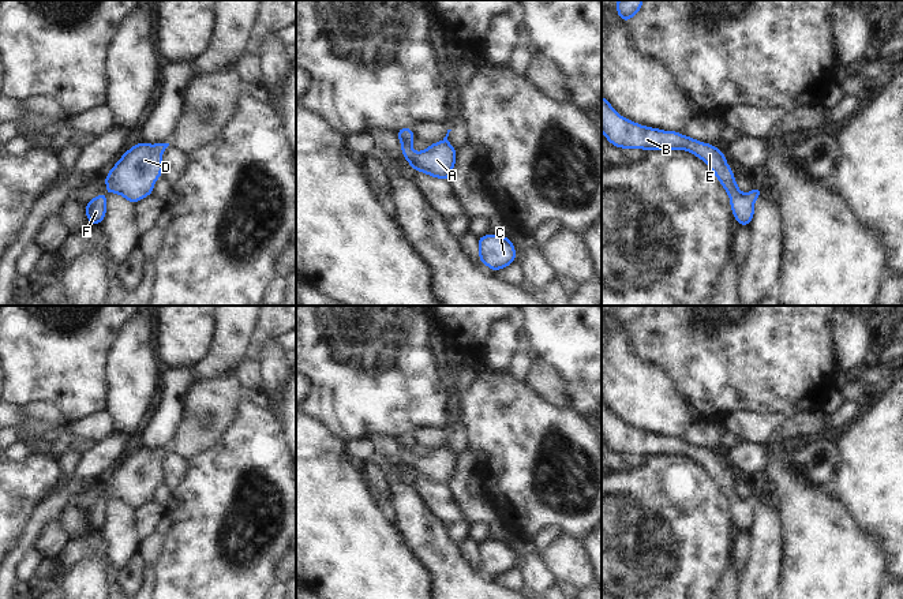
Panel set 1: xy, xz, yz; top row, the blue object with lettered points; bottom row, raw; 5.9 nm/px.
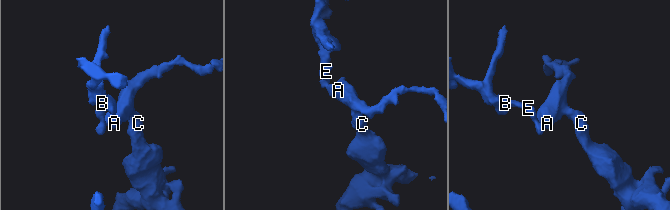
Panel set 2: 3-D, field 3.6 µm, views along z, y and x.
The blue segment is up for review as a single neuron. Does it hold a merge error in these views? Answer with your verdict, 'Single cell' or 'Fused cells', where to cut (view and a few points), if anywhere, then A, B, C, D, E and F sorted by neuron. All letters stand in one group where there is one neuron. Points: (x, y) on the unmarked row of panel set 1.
Single cell. No split. Groups: A B C D E F

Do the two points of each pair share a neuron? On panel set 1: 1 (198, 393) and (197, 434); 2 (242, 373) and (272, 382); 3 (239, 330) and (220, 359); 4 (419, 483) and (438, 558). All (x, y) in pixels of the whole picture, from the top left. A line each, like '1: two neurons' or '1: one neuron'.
1: one neuron
2: two neurons
3: one neuron
4: two neurons

